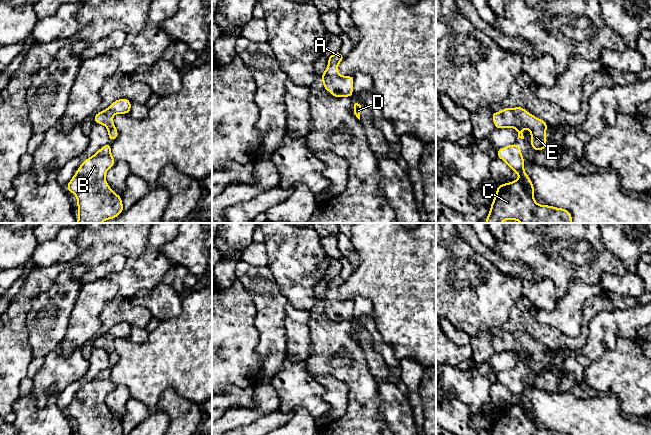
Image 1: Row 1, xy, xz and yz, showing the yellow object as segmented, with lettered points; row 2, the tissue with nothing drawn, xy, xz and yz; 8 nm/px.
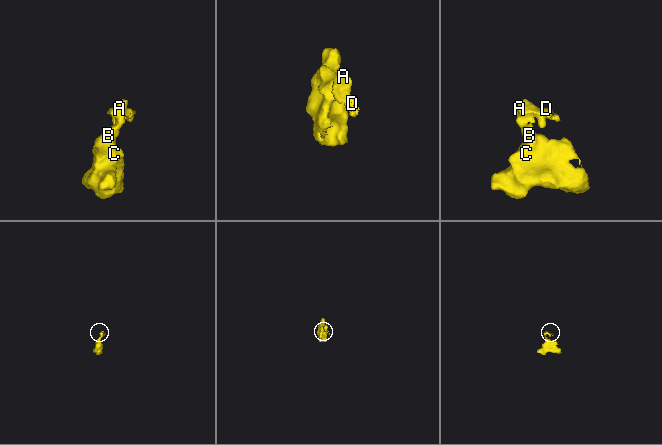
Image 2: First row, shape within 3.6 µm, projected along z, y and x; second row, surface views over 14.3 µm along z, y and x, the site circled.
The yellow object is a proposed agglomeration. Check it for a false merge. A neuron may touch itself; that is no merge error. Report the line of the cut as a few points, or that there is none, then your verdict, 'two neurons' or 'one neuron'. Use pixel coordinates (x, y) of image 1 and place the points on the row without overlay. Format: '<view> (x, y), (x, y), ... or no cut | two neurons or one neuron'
no cut | one neuron

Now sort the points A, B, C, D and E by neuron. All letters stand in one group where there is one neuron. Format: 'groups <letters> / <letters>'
groups A B C D E

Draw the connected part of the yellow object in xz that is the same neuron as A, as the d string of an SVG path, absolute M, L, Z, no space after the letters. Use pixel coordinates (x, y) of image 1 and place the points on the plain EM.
M341 276L328 279L328 290L320 300L323 305L323 311L326 315L336 322L353 320L354 300L341 300L338 298L338 289L345 280Z

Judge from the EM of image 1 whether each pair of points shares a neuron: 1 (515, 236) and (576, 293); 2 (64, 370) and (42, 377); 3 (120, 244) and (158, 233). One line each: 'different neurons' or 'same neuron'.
1: different neurons
2: same neuron
3: different neurons

